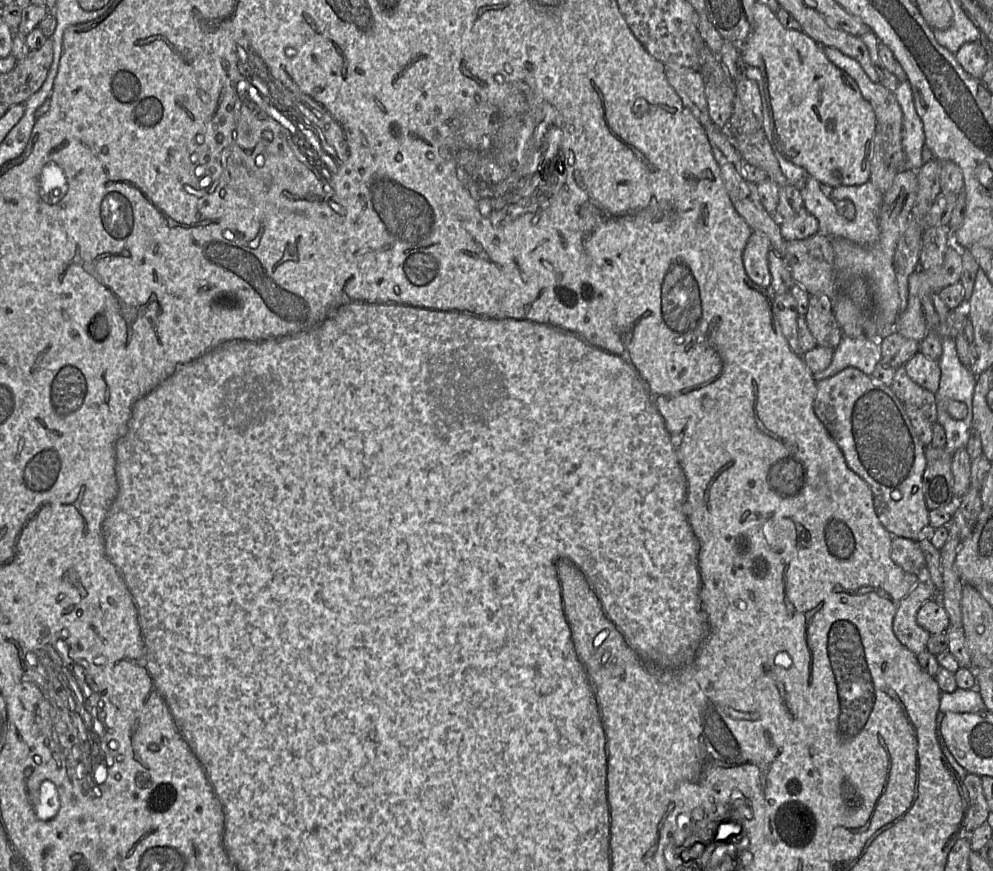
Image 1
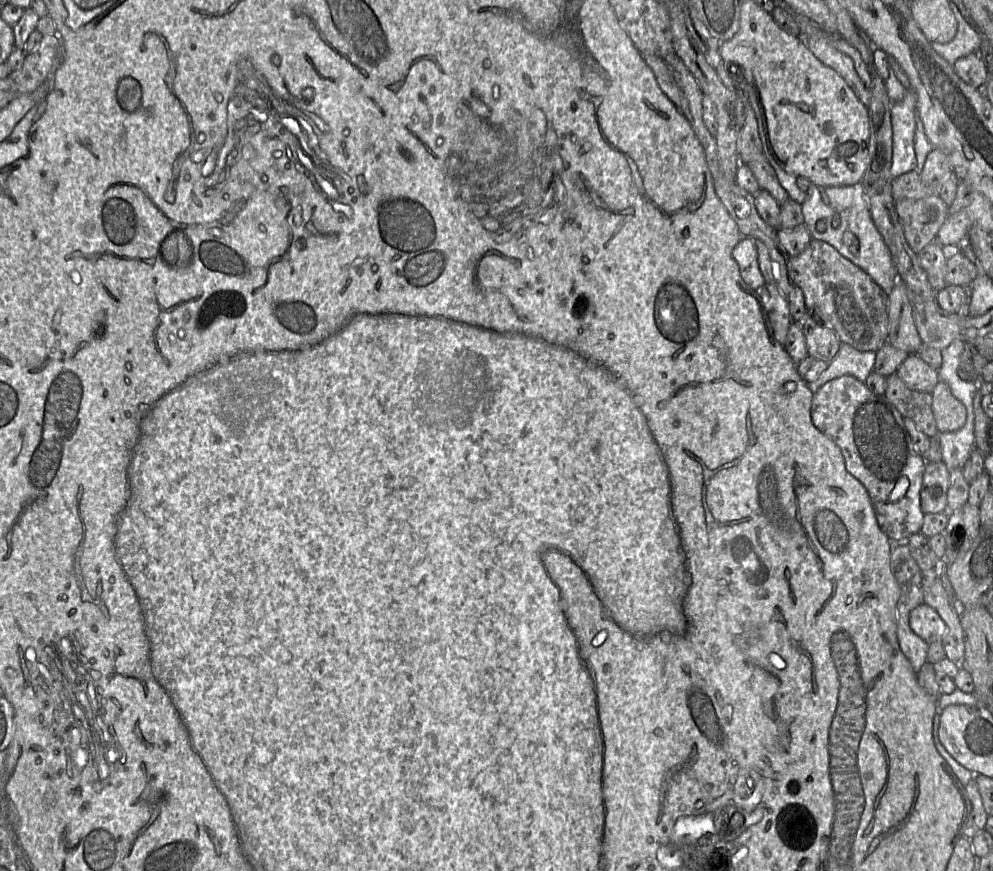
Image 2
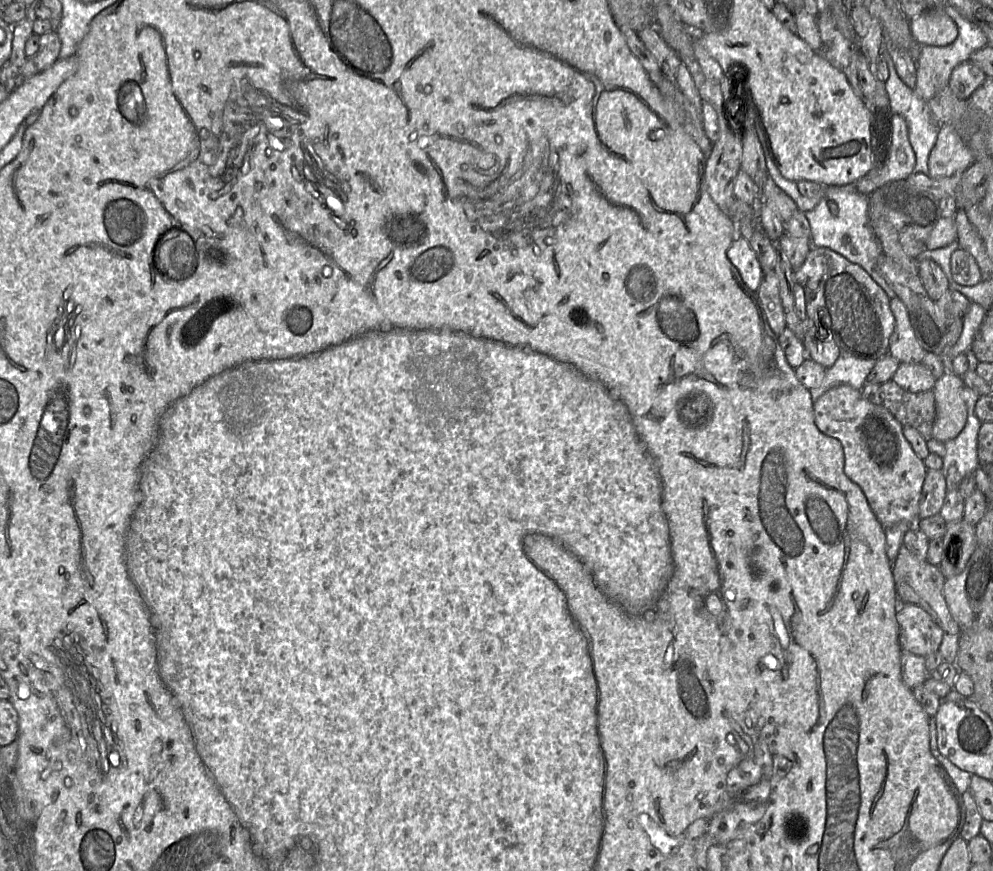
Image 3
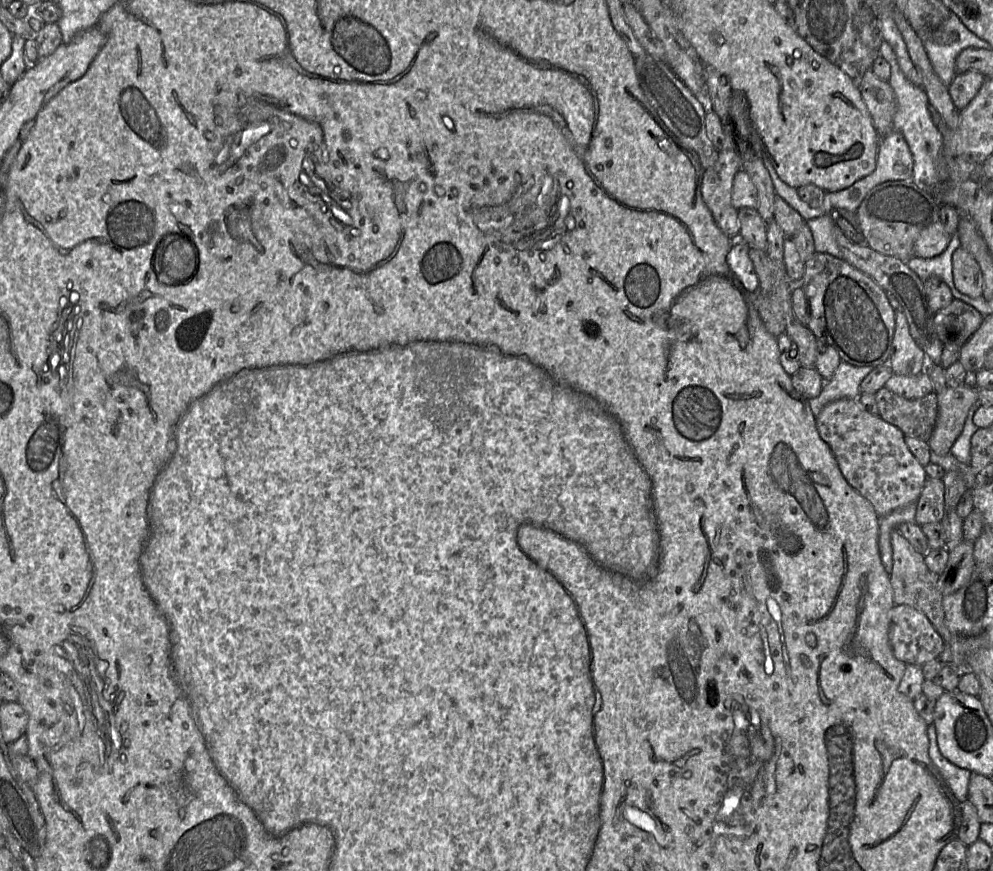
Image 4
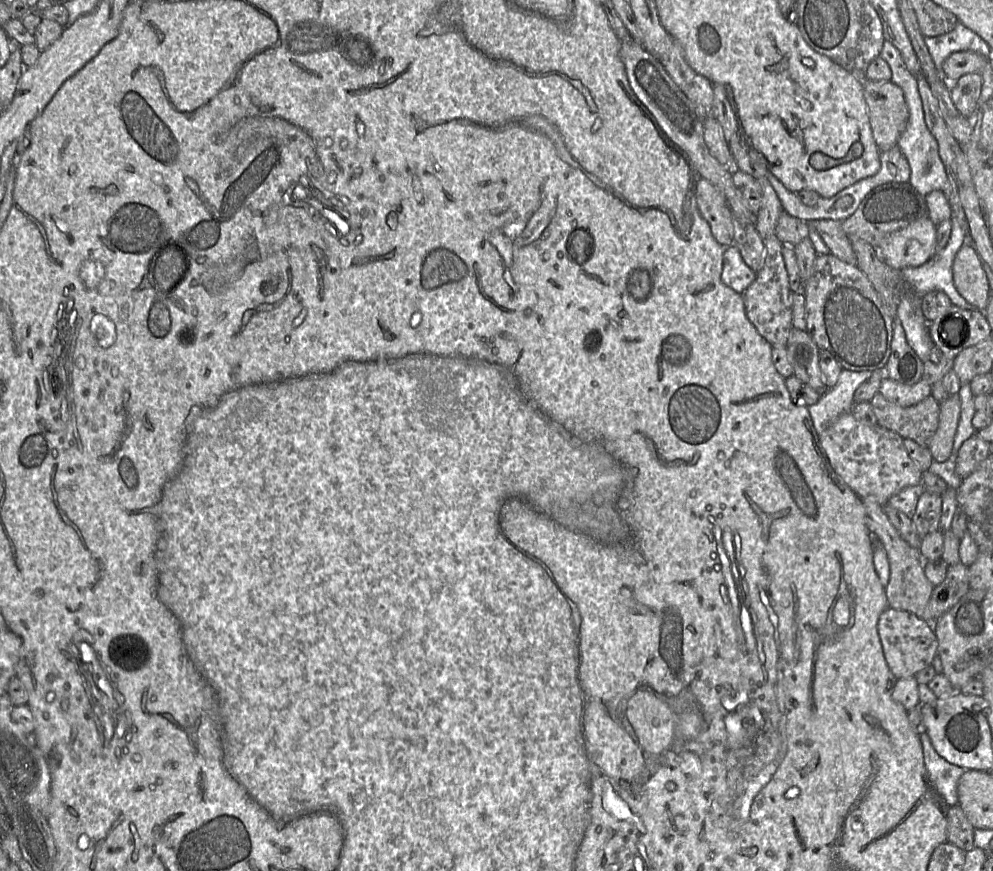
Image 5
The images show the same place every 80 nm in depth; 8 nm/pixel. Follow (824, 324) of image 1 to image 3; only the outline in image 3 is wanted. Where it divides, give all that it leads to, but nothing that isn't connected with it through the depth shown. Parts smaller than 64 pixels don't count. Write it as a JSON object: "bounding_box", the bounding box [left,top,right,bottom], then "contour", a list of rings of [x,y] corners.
{"bounding_box":[803,318,840,369],"contour":[[[809,318],[805,321],[803,345],[807,358],[821,364],[825,369],[831,367],[840,355],[840,349],[825,329],[818,329]]]}

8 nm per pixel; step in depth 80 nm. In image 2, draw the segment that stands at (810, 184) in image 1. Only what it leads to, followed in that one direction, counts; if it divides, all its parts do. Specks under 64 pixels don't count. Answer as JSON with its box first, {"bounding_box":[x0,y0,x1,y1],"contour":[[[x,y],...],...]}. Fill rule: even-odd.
{"bounding_box":[802,183,898,295],"contour":[[[812,183],[805,193],[802,214],[804,224],[812,239],[821,240],[833,246],[842,256],[864,270],[889,295],[898,282],[898,275],[890,252],[871,217],[864,187],[858,183],[856,185],[819,188]],[[822,193],[825,193],[829,198],[828,205],[824,203]],[[846,231],[855,236],[856,246],[853,243],[846,244],[844,242],[843,235]]]}

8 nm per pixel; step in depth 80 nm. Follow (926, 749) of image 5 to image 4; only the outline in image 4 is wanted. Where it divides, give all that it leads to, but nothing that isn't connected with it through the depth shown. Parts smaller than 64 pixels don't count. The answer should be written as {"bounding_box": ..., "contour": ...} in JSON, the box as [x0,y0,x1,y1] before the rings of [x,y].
{"bounding_box":[927,722,972,802],"contour":[[[933,722],[928,725],[927,736],[929,739],[928,754],[930,759],[947,783],[951,792],[959,802],[963,802],[967,799],[969,778],[972,772],[951,763],[940,753],[937,745],[936,729]]]}

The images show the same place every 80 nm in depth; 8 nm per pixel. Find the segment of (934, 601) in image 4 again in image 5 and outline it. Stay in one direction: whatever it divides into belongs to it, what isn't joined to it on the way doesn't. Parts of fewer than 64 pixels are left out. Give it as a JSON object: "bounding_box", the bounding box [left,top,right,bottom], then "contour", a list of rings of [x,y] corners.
{"bounding_box":[861,498,935,623],"contour":[[[866,498],[861,499],[866,512],[866,525],[874,538],[883,544],[887,552],[890,575],[886,586],[886,596],[889,607],[913,613],[927,622],[935,623],[929,610],[929,601],[935,587],[925,575],[923,567],[924,559],[919,549],[912,548],[899,535],[881,505]]]}

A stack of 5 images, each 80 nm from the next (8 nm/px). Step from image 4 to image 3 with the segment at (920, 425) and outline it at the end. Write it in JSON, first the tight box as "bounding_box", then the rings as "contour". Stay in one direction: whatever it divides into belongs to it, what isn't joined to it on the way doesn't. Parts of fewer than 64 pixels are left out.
{"bounding_box":[880,379,935,441],"contour":[[[892,379],[880,387],[884,406],[902,426],[918,430],[928,441],[932,438],[935,421],[935,397],[933,390],[912,393],[904,390]]]}

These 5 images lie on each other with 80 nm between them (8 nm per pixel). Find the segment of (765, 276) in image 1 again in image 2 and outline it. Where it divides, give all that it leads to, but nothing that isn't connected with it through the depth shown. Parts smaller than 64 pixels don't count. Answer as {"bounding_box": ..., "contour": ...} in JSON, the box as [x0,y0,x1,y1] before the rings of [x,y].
{"bounding_box":[732,237,766,290],"contour":[[[742,237],[733,249],[732,257],[739,266],[742,279],[750,288],[757,290],[766,283],[759,268],[755,239]]]}

